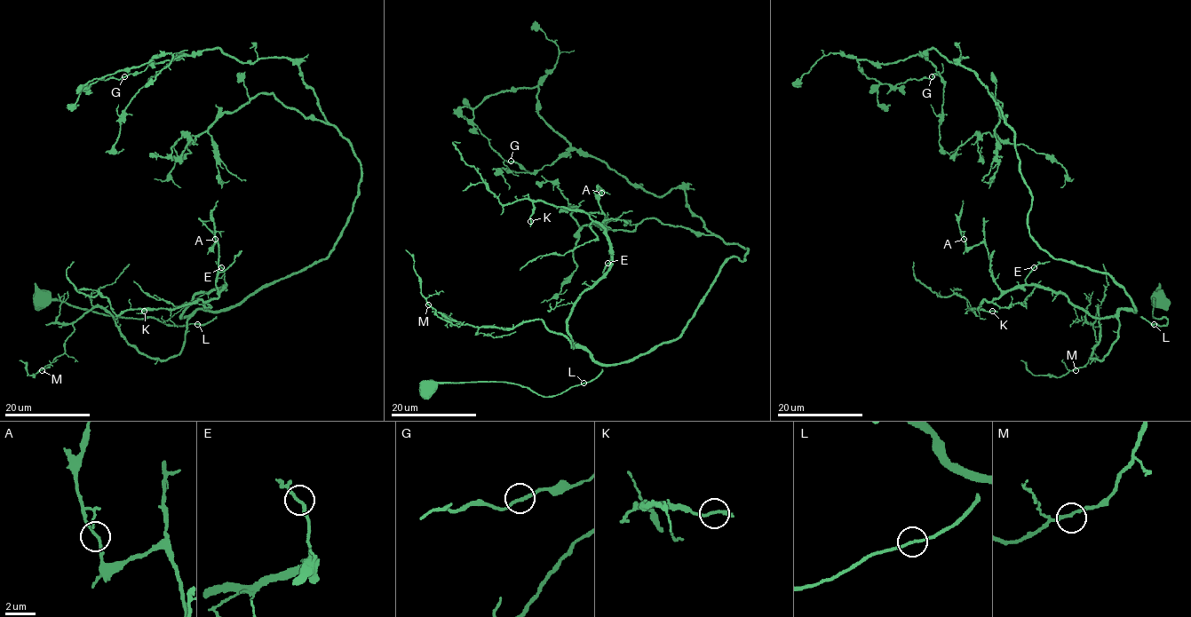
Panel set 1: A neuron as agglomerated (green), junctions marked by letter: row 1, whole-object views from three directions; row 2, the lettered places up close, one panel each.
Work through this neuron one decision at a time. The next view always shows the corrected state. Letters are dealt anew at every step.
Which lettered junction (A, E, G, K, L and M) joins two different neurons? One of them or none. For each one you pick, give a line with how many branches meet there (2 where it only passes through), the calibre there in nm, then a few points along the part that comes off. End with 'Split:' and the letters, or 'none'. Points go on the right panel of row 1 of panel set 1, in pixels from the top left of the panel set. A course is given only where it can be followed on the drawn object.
Split: none

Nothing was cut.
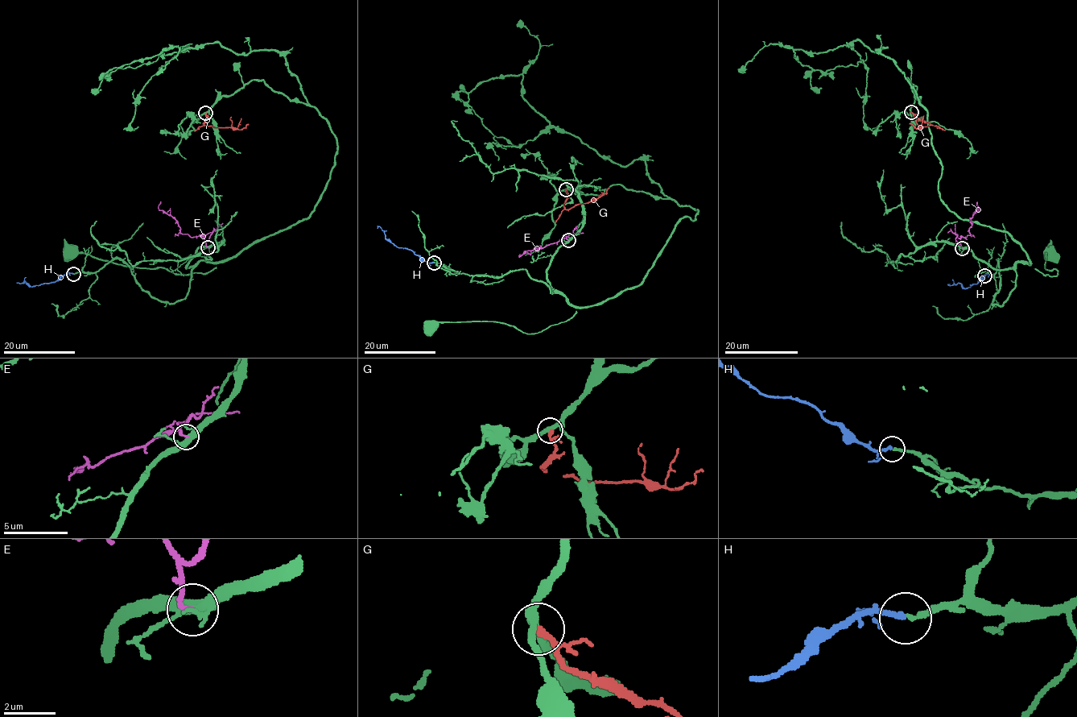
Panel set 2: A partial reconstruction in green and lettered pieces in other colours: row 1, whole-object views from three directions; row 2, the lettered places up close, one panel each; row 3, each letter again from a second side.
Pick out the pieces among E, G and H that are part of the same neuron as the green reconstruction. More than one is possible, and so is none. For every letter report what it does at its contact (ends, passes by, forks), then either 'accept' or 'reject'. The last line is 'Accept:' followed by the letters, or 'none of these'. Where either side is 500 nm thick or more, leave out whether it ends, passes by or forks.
E: it ends; reject
G: it ends; reject
H: it ends; accept
Accept: H

